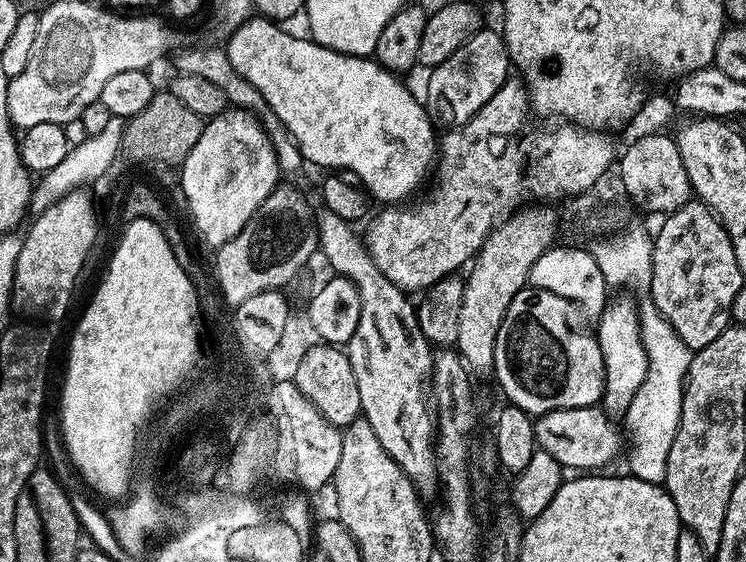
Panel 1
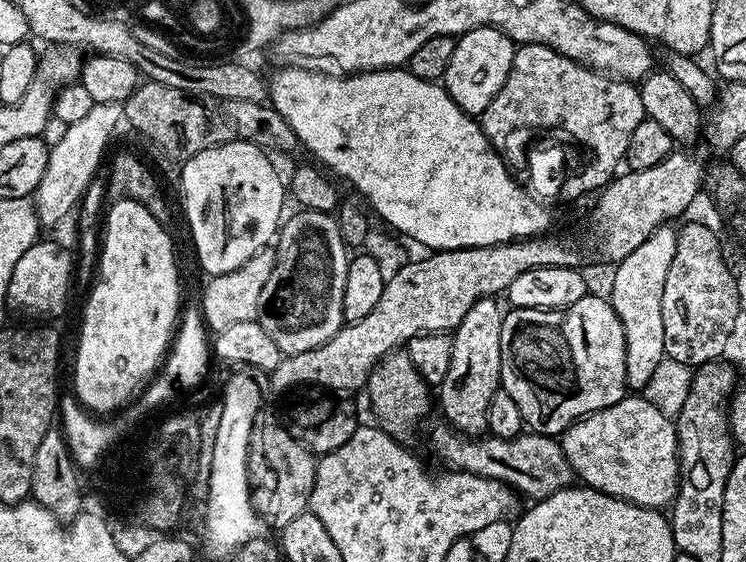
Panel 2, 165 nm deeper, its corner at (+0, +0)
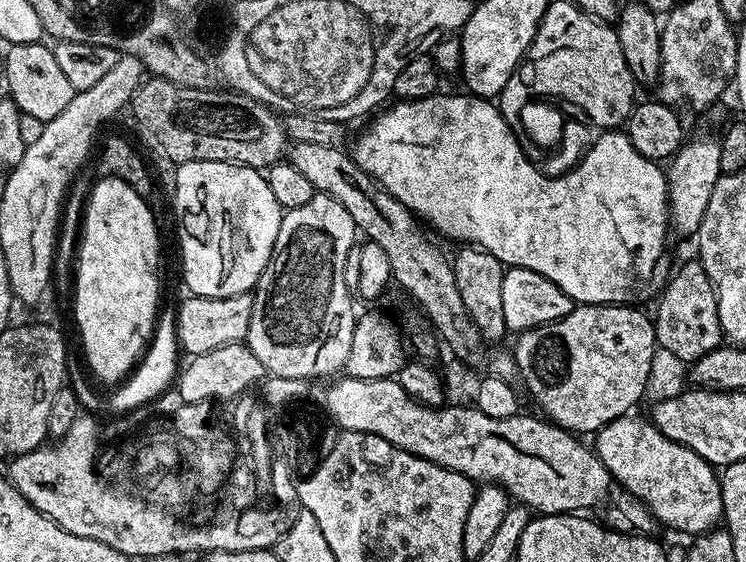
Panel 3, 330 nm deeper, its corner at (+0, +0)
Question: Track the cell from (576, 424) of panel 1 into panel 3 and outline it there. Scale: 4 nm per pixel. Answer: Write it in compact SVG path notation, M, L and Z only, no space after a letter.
M636 415L619 416L595 433L596 456L617 483L640 499L664 528L691 534L713 531L724 515L717 469L694 450L666 438L651 419Z

